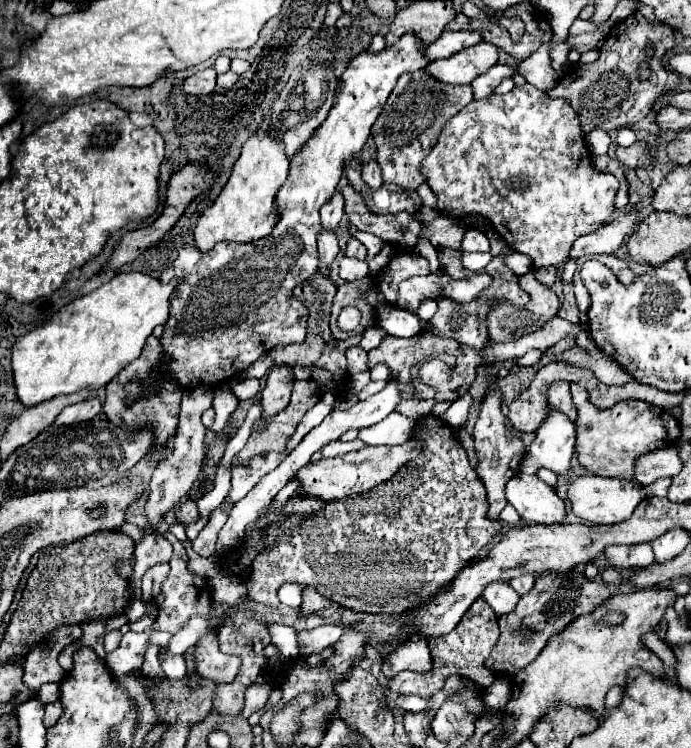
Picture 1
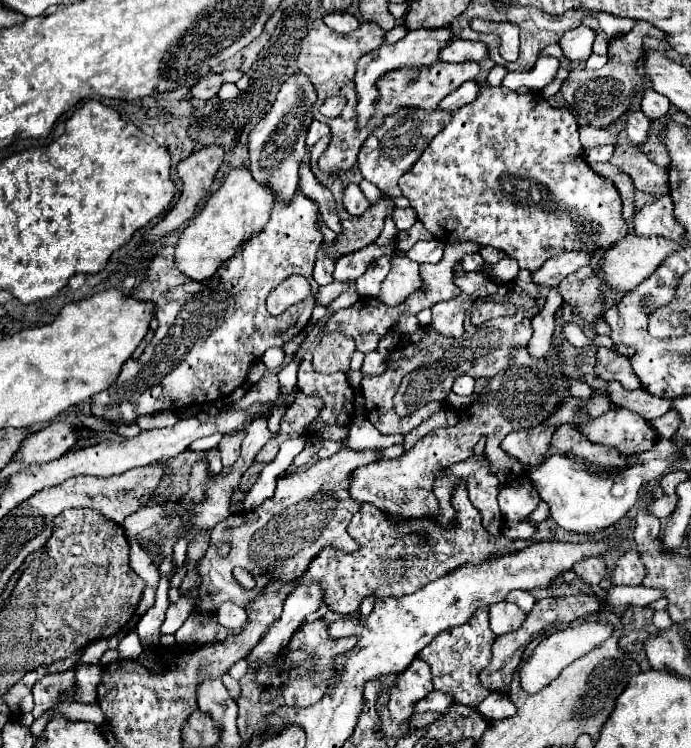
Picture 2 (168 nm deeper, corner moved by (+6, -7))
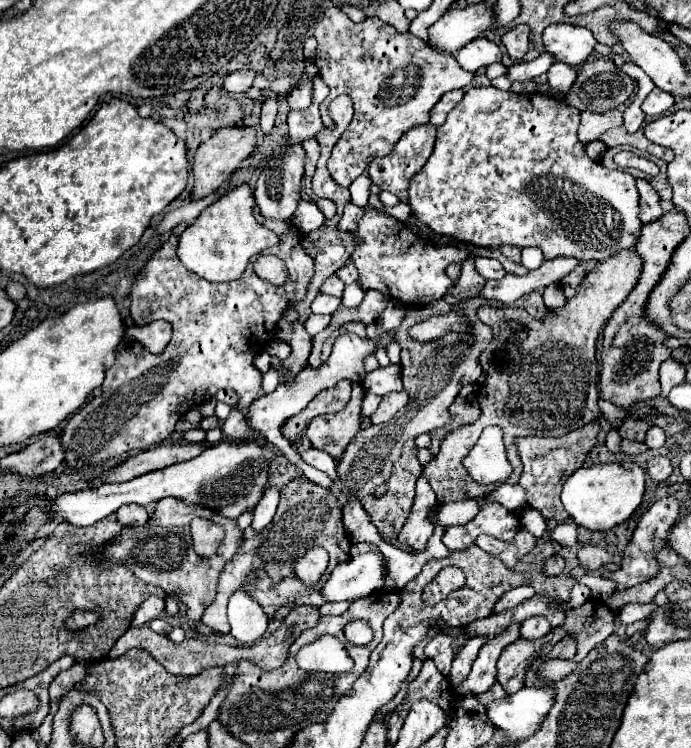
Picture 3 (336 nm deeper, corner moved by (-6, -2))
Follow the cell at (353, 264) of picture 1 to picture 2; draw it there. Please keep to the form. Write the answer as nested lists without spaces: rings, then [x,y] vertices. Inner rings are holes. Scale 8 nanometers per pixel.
[[[332,281],[330,285],[324,285],[318,289],[316,293],[316,305],[330,305],[344,289],[348,287],[348,283],[340,283],[340,281]]]

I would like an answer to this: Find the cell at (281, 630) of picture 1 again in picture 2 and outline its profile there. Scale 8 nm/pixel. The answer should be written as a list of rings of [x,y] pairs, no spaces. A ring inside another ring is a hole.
[[[226,601],[226,603],[222,603],[222,605],[218,607],[216,619],[218,619],[218,623],[220,623],[224,629],[228,629],[228,631],[238,631],[238,629],[244,627],[244,623],[248,621],[248,615],[246,615],[246,611],[244,611],[242,607],[232,605],[230,601]]]

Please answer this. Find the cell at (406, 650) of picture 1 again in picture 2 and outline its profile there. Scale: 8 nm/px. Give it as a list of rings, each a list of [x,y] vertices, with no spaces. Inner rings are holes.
[[[414,659],[412,665],[398,675],[394,689],[390,691],[388,711],[396,723],[404,723],[412,715],[412,705],[424,699],[432,691],[430,669],[422,659]]]

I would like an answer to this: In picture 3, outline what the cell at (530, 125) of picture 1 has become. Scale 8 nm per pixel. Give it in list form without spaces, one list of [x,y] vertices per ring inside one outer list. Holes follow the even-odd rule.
[[[470,88],[464,96],[464,100],[448,114],[446,122],[438,126],[438,136],[436,136],[436,146],[424,168],[412,176],[410,180],[410,198],[408,204],[412,206],[414,216],[432,228],[440,236],[450,236],[458,242],[482,246],[482,248],[498,248],[502,244],[512,244],[518,248],[526,246],[536,246],[542,250],[544,260],[556,258],[556,256],[572,256],[582,262],[586,260],[606,260],[608,256],[614,256],[616,252],[624,248],[632,248],[640,236],[640,218],[638,218],[638,190],[636,190],[636,180],[632,174],[624,170],[610,170],[602,166],[600,162],[588,158],[586,146],[578,140],[578,126],[580,126],[580,110],[574,108],[572,104],[534,92],[534,94],[516,94],[512,90],[504,92],[498,88]]]

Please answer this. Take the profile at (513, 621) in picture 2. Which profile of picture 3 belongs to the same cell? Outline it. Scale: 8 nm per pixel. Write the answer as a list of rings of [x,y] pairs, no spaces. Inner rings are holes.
[[[532,616],[532,618],[526,618],[522,624],[520,624],[520,636],[526,638],[526,640],[534,640],[534,638],[542,638],[544,634],[550,632],[550,624],[544,616]]]

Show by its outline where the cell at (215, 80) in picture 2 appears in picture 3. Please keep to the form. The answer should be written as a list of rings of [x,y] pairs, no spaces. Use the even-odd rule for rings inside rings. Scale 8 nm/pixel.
[[[236,70],[236,72],[230,72],[226,78],[224,78],[224,90],[228,92],[244,92],[252,86],[252,78],[254,78],[254,70]]]

